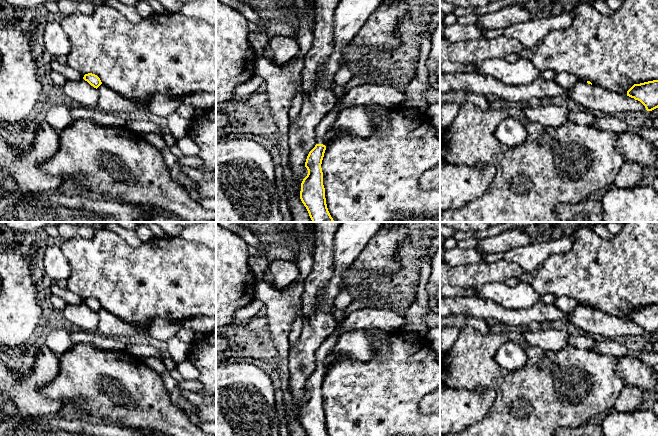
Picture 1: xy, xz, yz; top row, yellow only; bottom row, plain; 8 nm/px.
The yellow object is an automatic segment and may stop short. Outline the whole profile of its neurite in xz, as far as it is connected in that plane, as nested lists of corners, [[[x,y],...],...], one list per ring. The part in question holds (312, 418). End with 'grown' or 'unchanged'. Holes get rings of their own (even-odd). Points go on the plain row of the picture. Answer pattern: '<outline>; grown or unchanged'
[[[364,308],[350,313],[343,323],[327,337],[315,353],[316,369],[309,376],[305,391],[307,400],[301,407],[300,423],[308,436],[329,436],[323,409],[322,384],[326,374],[325,358],[342,333],[360,329],[396,331],[406,323],[403,314],[390,309]]]; grown

